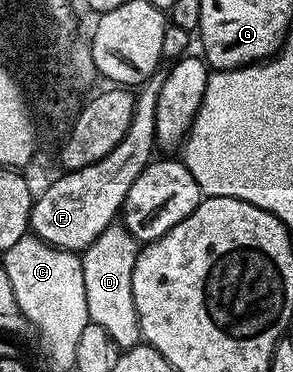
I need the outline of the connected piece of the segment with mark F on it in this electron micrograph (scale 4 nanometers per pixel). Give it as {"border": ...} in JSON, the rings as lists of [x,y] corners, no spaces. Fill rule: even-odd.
{"border":[[[154,72],[142,85],[142,89],[135,92],[136,104],[134,105],[134,117],[130,129],[126,129],[126,137],[114,145],[114,149],[102,161],[94,165],[86,165],[86,169],[77,171],[64,171],[61,179],[56,179],[44,192],[35,196],[32,205],[31,234],[46,242],[51,247],[57,247],[60,251],[73,251],[83,253],[99,235],[114,223],[121,214],[126,193],[130,193],[130,185],[134,185],[134,177],[146,169],[146,165],[152,162],[156,145],[156,110],[158,109],[158,93],[162,93],[162,81],[165,72]]]}

